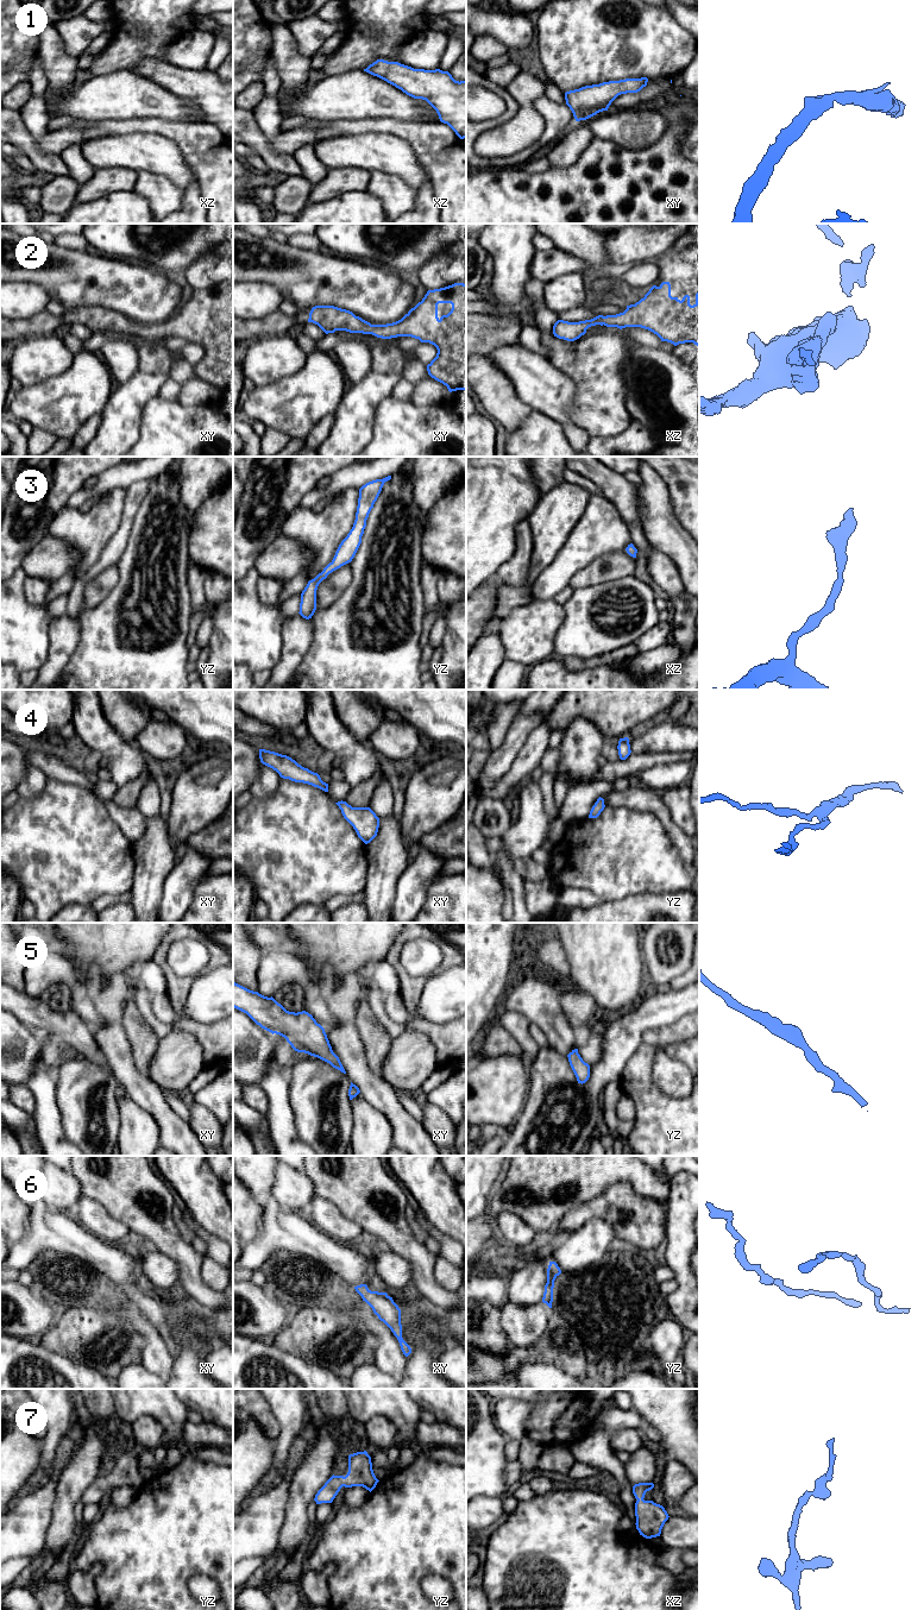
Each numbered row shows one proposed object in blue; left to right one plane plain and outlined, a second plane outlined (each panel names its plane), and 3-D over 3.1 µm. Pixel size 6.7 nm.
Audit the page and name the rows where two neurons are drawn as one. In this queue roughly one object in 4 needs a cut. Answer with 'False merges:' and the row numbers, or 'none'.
False merges: none

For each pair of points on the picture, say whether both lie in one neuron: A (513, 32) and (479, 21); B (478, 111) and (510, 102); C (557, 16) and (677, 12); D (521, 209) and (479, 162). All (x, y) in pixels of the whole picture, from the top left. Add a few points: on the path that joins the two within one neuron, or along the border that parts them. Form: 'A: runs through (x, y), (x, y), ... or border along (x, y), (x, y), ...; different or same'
A: runs through (504, 26), (488, 21); same
B: border along (483, 86), (504, 104), (496, 118); different
C: border along (671, 14), (686, 30); different
D: border along (491, 168), (478, 170); different

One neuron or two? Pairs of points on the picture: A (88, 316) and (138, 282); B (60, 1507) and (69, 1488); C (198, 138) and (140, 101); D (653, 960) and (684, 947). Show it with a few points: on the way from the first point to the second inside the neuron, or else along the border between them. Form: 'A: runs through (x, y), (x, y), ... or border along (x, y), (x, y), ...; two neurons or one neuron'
A: border along (76, 307), (104, 306), (118, 310), (129, 319); two neurons
B: runs through (64, 1502), (68, 1492); one neuron
C: border along (144, 118), (190, 121); two neurons
D: runs through (662, 966), (672, 966), (682, 956); one neuron

